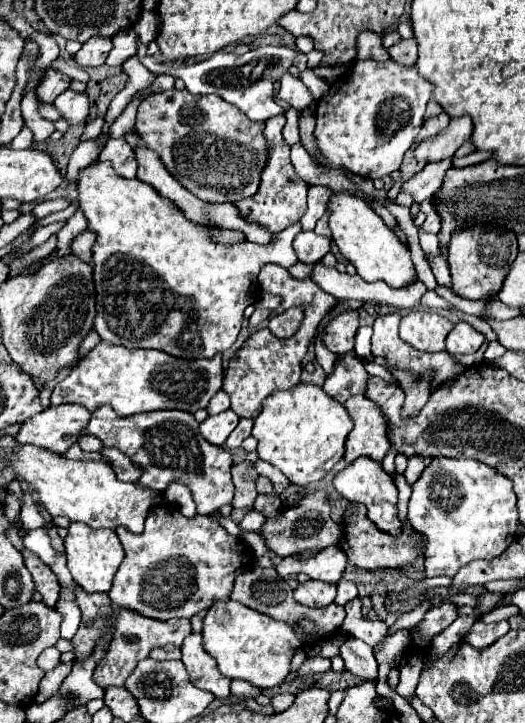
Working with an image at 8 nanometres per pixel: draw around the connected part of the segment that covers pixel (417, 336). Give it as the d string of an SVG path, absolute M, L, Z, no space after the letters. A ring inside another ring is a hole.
M412 312L402 318L400 322L400 338L414 346L420 352L444 352L444 340L454 328L454 324L438 314L428 314L428 312Z

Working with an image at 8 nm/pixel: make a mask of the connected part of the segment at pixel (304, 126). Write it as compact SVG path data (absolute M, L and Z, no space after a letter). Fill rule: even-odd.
M300 112L300 140L304 144L304 148L308 150L308 154L316 154L316 142L314 142L314 116L312 112Z

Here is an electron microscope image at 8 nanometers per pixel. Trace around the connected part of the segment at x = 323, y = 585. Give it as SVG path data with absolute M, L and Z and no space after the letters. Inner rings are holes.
M308 580L304 584L298 584L294 590L294 598L310 608L322 608L332 604L336 596L336 584L330 582L320 582L320 580Z

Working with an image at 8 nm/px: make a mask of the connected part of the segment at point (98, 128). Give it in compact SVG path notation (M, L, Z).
M104 116L96 118L94 122L90 122L90 124L86 126L84 134L82 134L82 140L84 140L84 138L96 138L96 136L100 136L100 132L102 132L102 126L104 126L104 124L106 124L106 118L104 118Z

